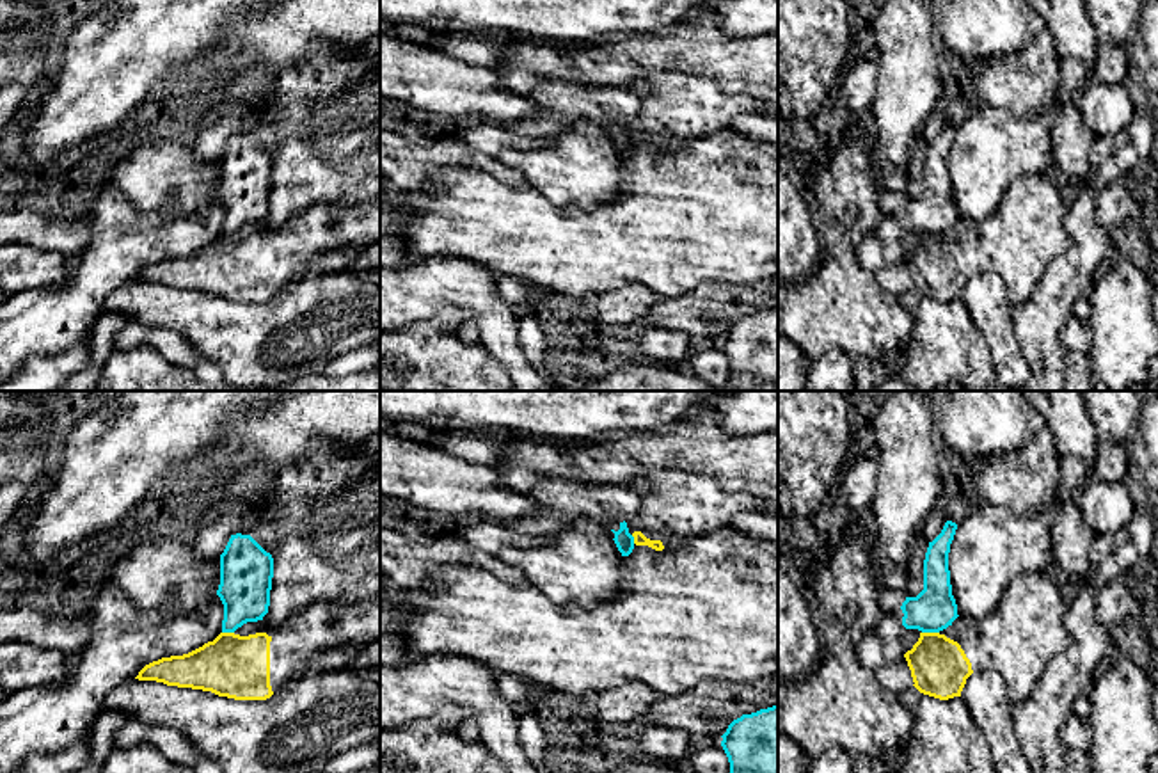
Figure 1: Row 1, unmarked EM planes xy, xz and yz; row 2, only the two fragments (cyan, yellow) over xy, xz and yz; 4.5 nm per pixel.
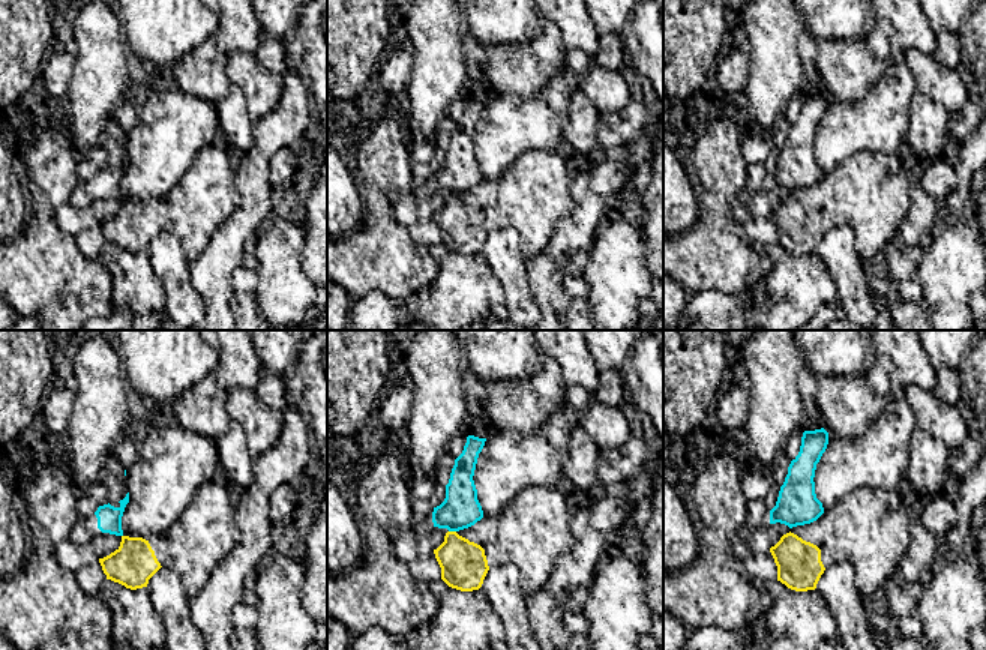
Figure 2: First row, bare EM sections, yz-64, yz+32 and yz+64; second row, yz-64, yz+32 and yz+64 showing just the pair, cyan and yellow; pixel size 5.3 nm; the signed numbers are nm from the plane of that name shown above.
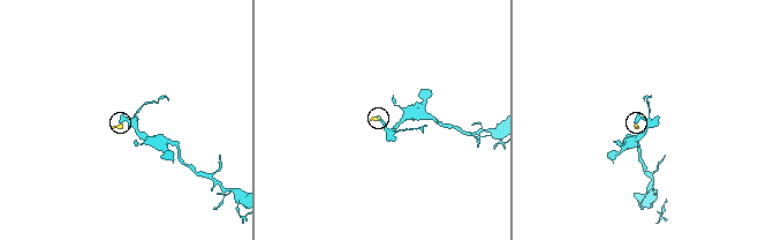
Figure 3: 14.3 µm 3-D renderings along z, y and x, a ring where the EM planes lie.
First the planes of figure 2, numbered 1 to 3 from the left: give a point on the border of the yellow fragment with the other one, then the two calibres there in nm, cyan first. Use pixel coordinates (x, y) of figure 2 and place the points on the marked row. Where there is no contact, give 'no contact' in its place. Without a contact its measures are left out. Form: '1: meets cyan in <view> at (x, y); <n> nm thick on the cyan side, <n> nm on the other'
1: no contact
2: meets cyan in yz+32 at (452, 530); 200 nm thick on the cyan side, 260 nm on the other
3: no contact

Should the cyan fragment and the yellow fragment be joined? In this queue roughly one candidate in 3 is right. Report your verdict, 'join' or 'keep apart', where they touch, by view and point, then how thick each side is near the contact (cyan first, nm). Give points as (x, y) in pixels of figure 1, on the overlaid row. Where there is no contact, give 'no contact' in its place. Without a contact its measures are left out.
keep apart; contact yz (931, 631); calibres 200 and 260 nm

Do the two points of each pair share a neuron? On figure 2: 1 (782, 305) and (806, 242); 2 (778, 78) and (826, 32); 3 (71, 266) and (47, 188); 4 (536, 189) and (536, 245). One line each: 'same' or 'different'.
1: different
2: different
3: same
4: same

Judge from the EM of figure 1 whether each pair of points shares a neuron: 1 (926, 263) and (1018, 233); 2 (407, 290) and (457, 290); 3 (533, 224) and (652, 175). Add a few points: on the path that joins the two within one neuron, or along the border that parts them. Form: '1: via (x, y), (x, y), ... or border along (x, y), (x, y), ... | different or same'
1: via (949, 260), (967, 247), (995, 246) | same
2: via (420, 290), (444, 290) | same
3: via (565, 224), (610, 224), (627, 207) | same

